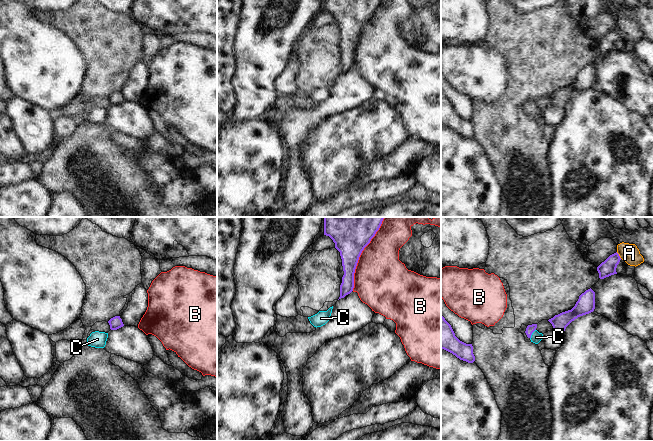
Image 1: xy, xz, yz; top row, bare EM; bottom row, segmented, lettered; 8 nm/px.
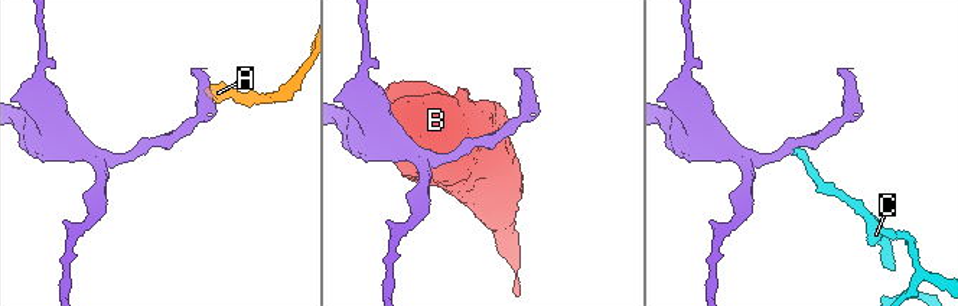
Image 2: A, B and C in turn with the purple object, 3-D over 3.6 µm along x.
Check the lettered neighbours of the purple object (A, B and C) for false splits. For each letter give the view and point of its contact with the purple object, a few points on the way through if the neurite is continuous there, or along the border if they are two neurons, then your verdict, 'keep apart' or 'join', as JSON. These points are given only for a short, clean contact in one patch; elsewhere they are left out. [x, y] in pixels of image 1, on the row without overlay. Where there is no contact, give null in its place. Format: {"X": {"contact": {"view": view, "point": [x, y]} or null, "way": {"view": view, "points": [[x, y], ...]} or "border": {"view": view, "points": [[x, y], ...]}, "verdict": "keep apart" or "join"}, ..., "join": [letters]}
{"A": {"contact": {"view": "yz", "point": [618, 31]}, "border": {"view": "yz", "points": [[616, 28], [621, 34]]}, "verdict": "keep apart"}, "B": {"contact": {"view": "xz", "point": [359, 32]}, "verdict": "keep apart"}, "C": {"contact": {"view": "yz", "point": [531, 110]}, "way": {"view": "yz", "points": [[530, 105], [531, 110], [536, 113]]}, "verdict": "join"}, "join": ["C"]}

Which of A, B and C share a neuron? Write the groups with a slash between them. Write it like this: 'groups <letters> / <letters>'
groups A / B / C

